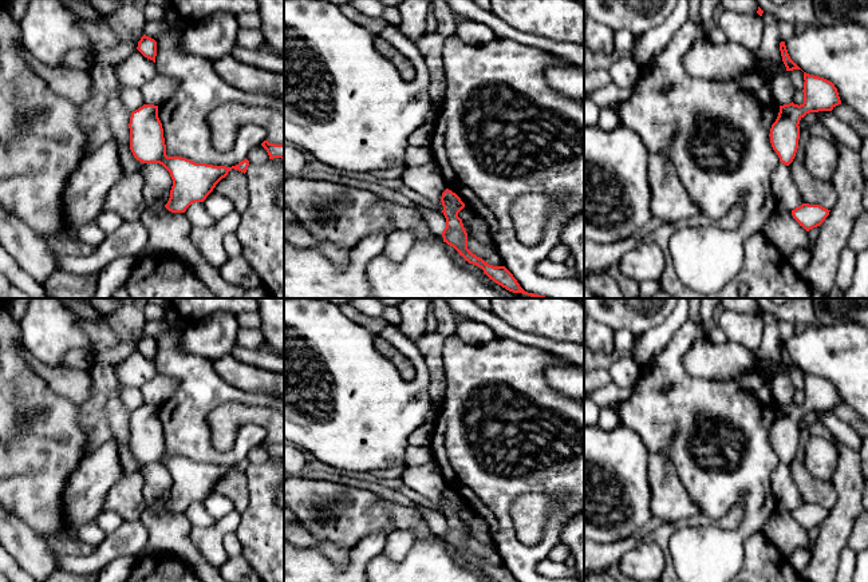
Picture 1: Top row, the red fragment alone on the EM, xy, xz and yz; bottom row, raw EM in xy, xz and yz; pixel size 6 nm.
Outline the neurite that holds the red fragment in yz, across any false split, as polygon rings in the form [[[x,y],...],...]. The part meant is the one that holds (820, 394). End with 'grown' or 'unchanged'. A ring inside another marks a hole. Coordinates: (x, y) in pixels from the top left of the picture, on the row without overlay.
[[[804,372],[804,403],[780,405],[780,412],[770,428],[770,443],[780,462],[789,466],[797,452],[800,420],[809,412],[832,411],[841,404],[837,388],[824,377]]] | unchanged

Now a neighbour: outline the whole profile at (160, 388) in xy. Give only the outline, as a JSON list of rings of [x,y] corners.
[[[157,372],[157,375],[139,389],[143,395],[145,404],[159,405],[171,397],[178,388],[178,381]]]

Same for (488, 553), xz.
[[[462,520],[462,523],[467,532],[467,549],[477,557],[482,558],[489,565],[504,566],[504,562],[498,554],[498,551],[496,550],[494,545],[484,545],[484,543],[478,542],[477,539],[474,539],[472,537],[469,524],[465,520]]]

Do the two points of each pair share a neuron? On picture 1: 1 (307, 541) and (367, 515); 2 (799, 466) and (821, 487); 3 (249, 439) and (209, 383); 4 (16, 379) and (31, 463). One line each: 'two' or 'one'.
1: two
2: one
3: one
4: one

